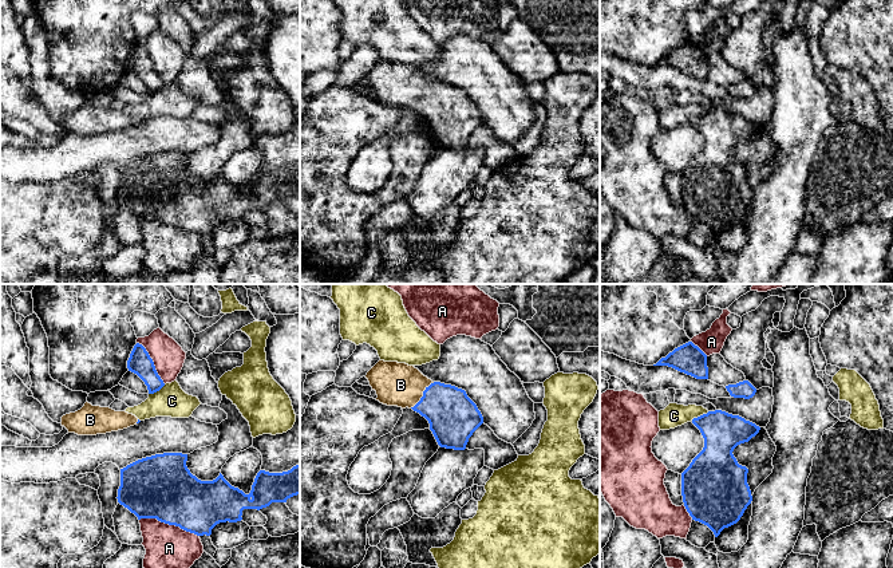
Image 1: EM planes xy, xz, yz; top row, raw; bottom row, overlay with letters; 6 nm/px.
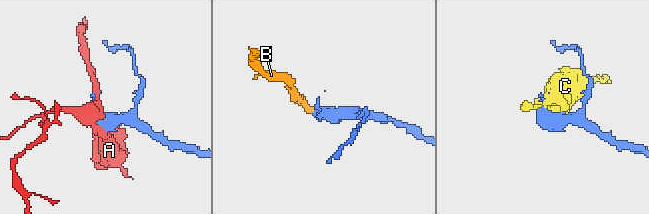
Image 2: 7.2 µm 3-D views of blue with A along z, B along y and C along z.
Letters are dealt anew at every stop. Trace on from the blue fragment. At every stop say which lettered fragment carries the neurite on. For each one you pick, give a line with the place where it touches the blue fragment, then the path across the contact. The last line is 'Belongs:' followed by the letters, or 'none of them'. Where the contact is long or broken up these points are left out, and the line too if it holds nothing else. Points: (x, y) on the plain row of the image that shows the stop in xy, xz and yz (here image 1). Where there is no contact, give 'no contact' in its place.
B: meets blue in xz at (423, 95); runs through xz (453, 117), (439, 103), (423, 95), (400, 85)
Belongs: B

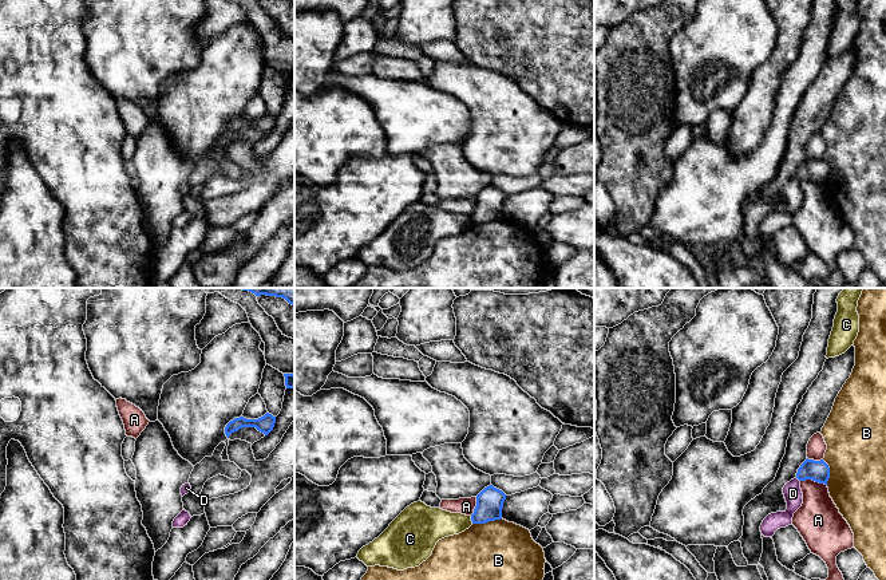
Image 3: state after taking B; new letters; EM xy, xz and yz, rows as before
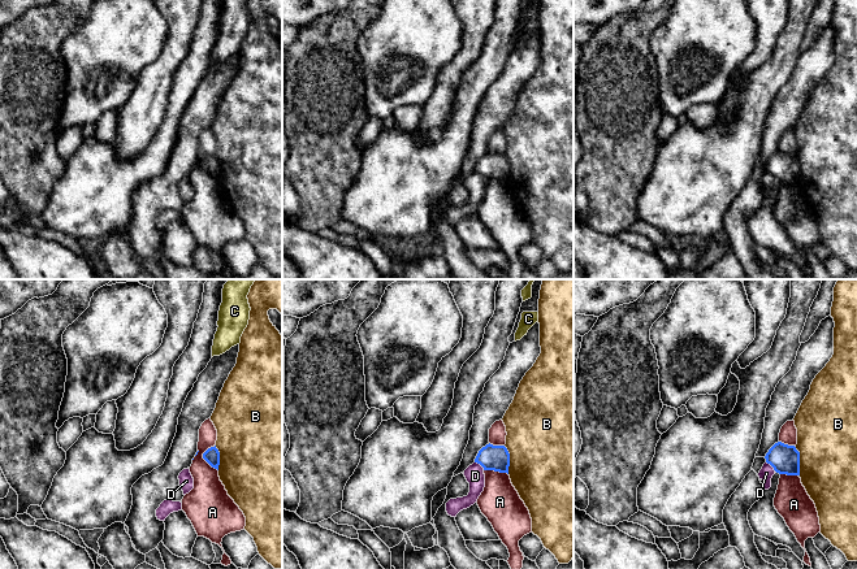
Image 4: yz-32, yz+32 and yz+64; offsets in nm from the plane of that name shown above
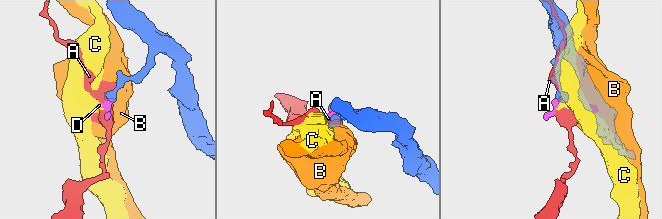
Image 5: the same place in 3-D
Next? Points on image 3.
Belongs: none of them

